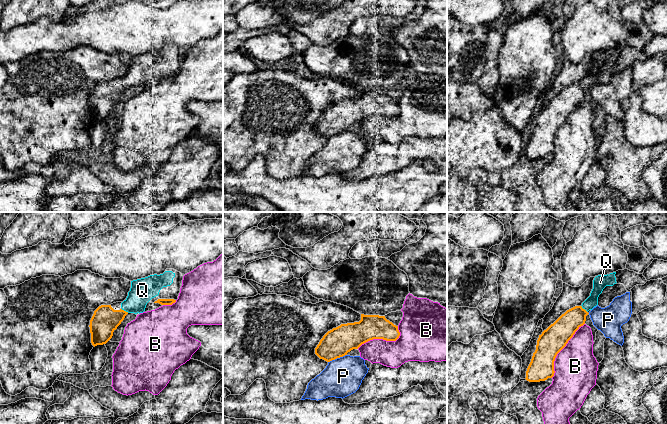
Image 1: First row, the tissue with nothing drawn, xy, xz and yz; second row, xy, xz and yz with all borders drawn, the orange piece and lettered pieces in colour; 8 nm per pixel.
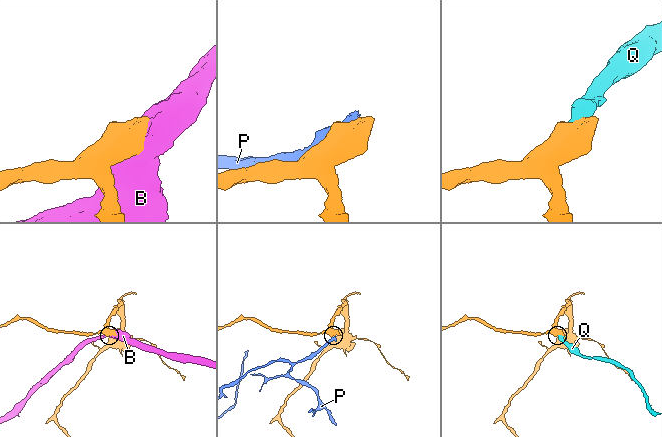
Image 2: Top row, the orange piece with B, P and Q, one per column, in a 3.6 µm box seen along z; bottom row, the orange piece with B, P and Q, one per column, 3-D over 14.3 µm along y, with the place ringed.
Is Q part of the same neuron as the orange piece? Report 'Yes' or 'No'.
Yes

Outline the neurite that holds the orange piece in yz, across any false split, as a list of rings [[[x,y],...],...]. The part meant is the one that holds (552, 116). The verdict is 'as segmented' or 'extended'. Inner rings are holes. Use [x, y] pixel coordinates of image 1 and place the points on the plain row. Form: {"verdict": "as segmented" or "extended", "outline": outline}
{"verdict": "extended", "outline": [[[616,48],[596,52],[590,72],[582,81],[567,86],[539,111],[536,126],[526,147],[527,157],[540,158],[554,152],[554,137],[557,130],[585,100],[588,87],[598,81],[598,73],[603,65],[617,59],[615,50]]]}

